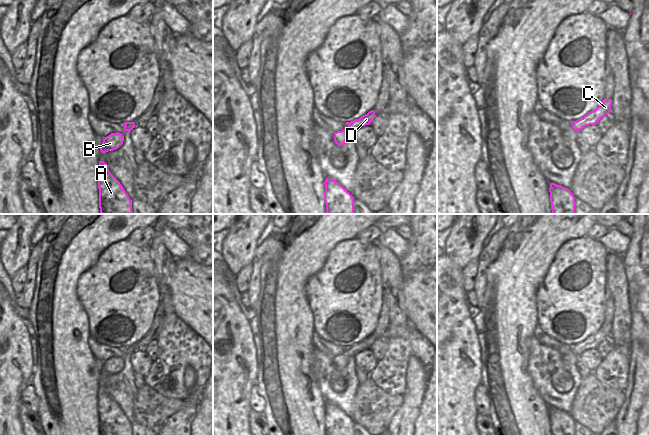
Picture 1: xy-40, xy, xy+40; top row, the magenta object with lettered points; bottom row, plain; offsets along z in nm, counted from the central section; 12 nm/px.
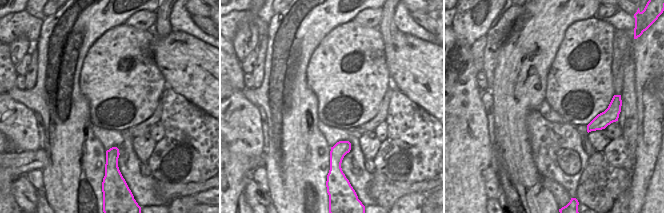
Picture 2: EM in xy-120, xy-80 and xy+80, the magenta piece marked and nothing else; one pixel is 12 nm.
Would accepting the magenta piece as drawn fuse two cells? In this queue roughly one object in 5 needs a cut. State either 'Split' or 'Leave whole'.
Leave whole

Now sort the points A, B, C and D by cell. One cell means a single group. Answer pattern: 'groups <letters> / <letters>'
groups A B C D

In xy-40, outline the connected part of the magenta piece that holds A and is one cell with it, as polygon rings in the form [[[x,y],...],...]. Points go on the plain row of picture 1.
[[[99,385],[98,413],[100,435],[132,435],[132,424],[104,385]]]

